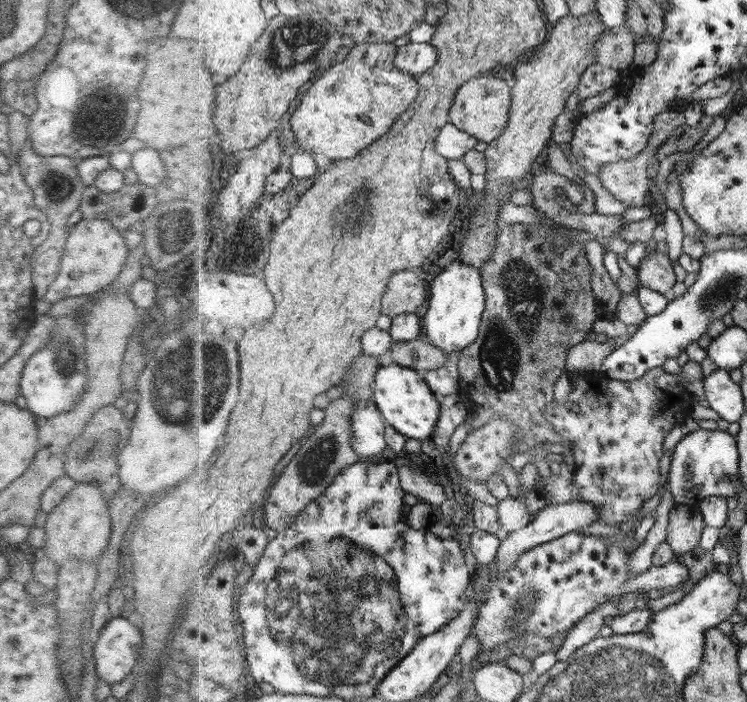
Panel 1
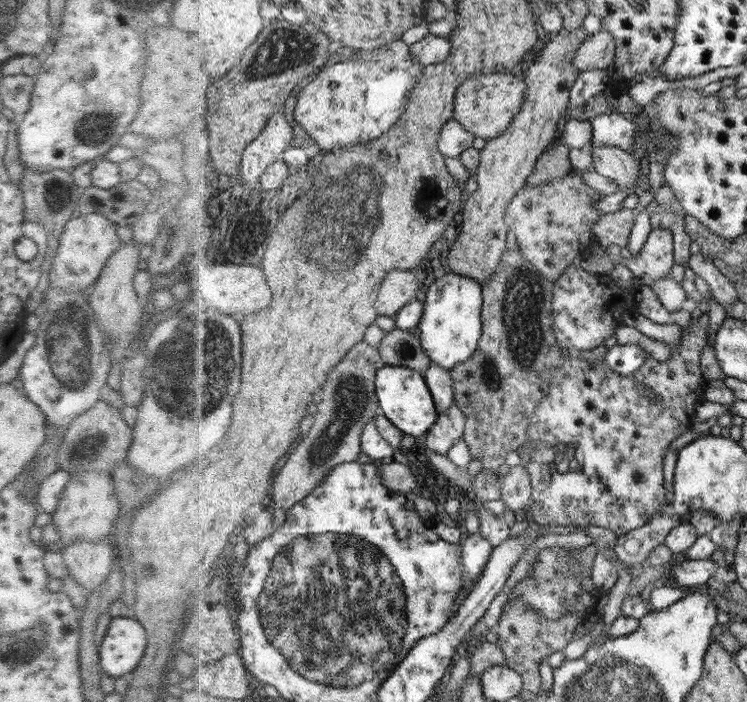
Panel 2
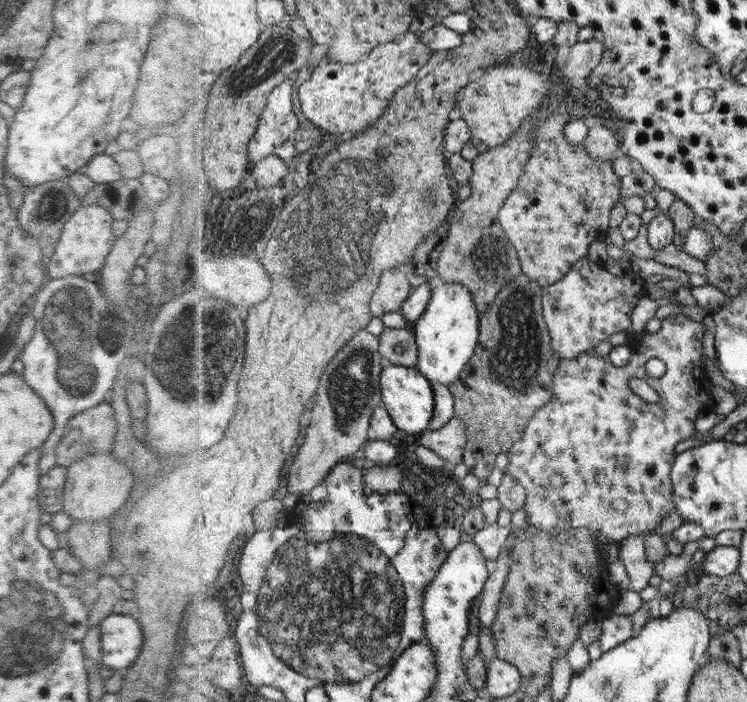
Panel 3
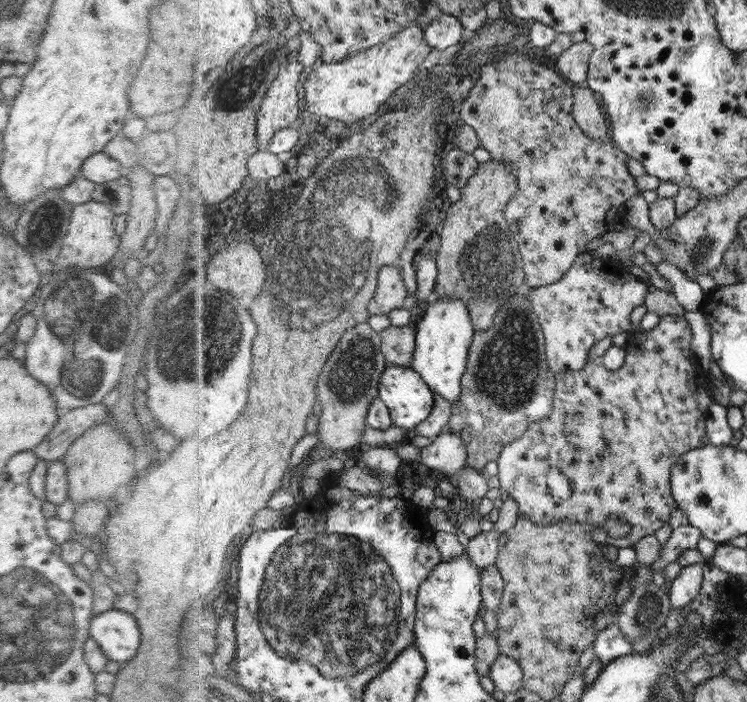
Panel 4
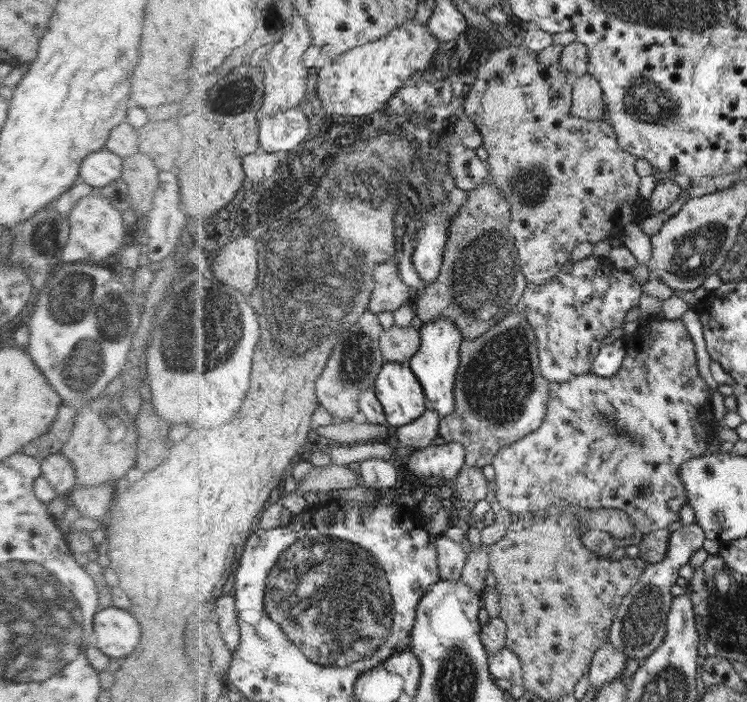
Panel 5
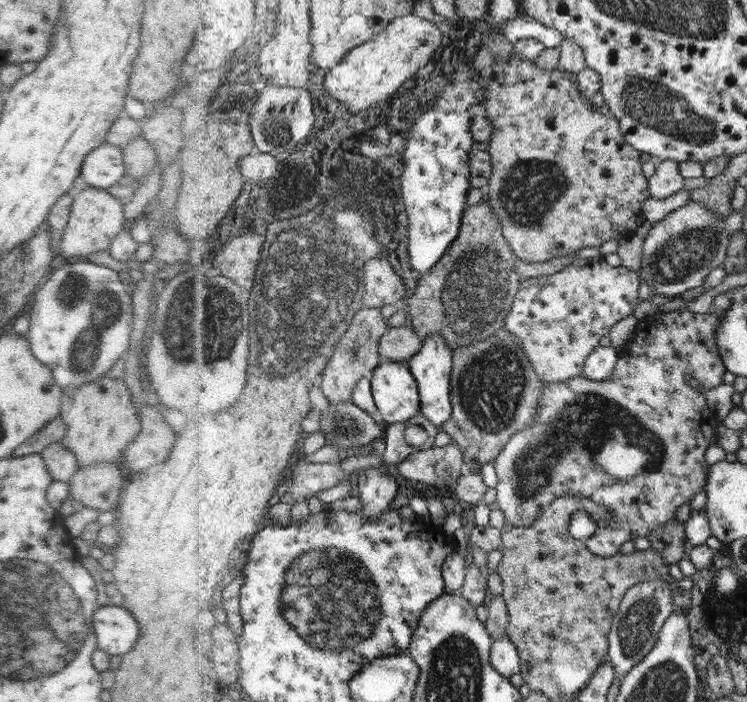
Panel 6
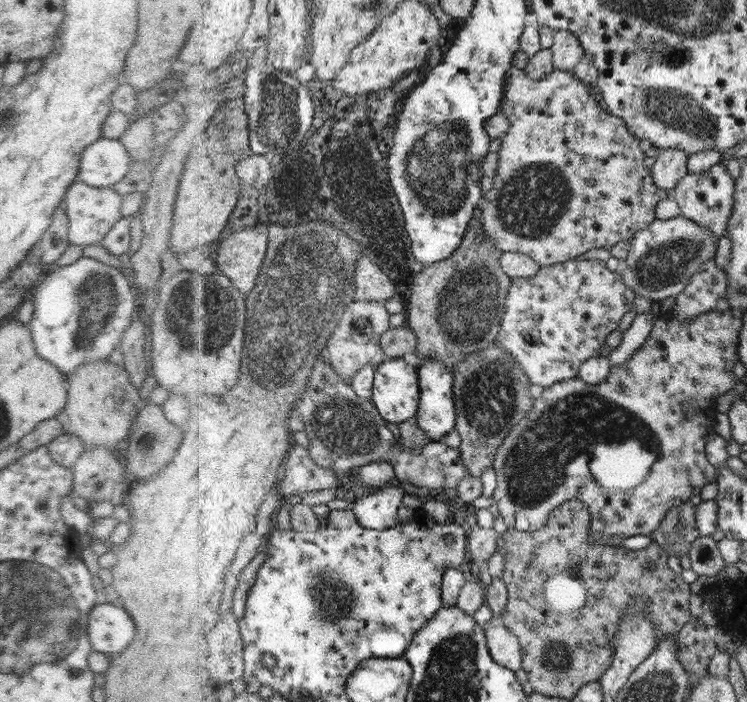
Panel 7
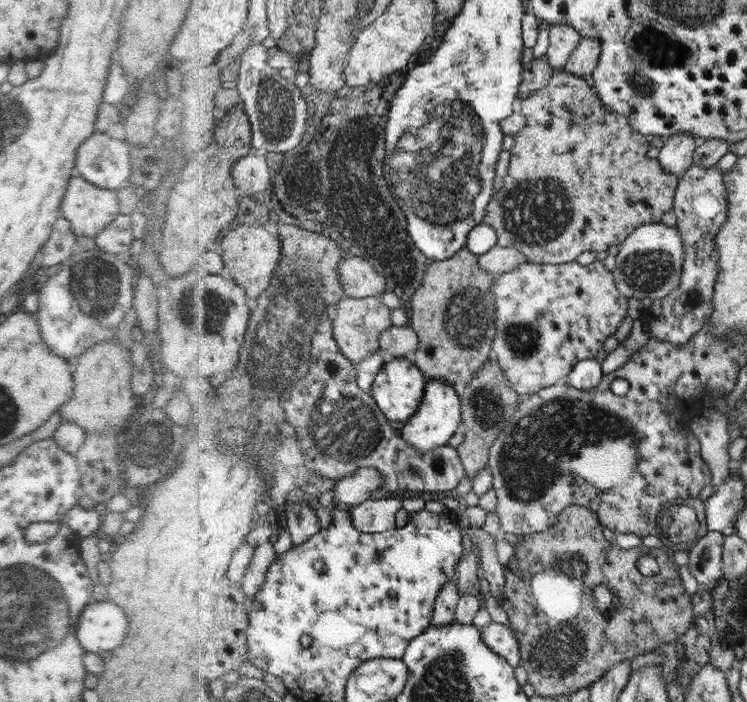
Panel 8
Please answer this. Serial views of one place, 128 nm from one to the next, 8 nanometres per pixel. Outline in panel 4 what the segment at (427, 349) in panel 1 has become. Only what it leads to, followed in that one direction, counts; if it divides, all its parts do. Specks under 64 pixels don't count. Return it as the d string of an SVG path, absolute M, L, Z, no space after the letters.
M392 325L382 335L383 350L389 361L412 367L417 351L417 329Z

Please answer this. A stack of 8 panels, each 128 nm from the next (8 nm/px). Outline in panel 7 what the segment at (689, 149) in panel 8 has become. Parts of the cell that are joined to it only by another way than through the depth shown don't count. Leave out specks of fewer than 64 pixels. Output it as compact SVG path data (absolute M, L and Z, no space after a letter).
M661 150L652 164L653 178L658 187L672 192L688 173L688 155L682 150Z

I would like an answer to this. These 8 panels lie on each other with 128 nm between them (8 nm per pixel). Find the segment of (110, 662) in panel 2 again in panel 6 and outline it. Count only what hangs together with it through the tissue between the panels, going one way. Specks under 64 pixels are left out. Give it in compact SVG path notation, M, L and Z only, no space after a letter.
M120 606L98 607L89 628L96 638L97 647L110 656L130 652L140 636L138 622Z

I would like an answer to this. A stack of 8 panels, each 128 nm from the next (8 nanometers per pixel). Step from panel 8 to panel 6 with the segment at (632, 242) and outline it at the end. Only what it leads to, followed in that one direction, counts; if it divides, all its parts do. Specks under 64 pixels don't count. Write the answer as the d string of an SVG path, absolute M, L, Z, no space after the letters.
M688 203L682 208L674 210L659 222L654 222L645 240L642 242L642 268L640 280L654 286L656 294L670 296L682 295L686 290L692 290L704 284L705 278L711 270L722 266L728 252L731 234L724 226L725 218L705 207L702 203Z

